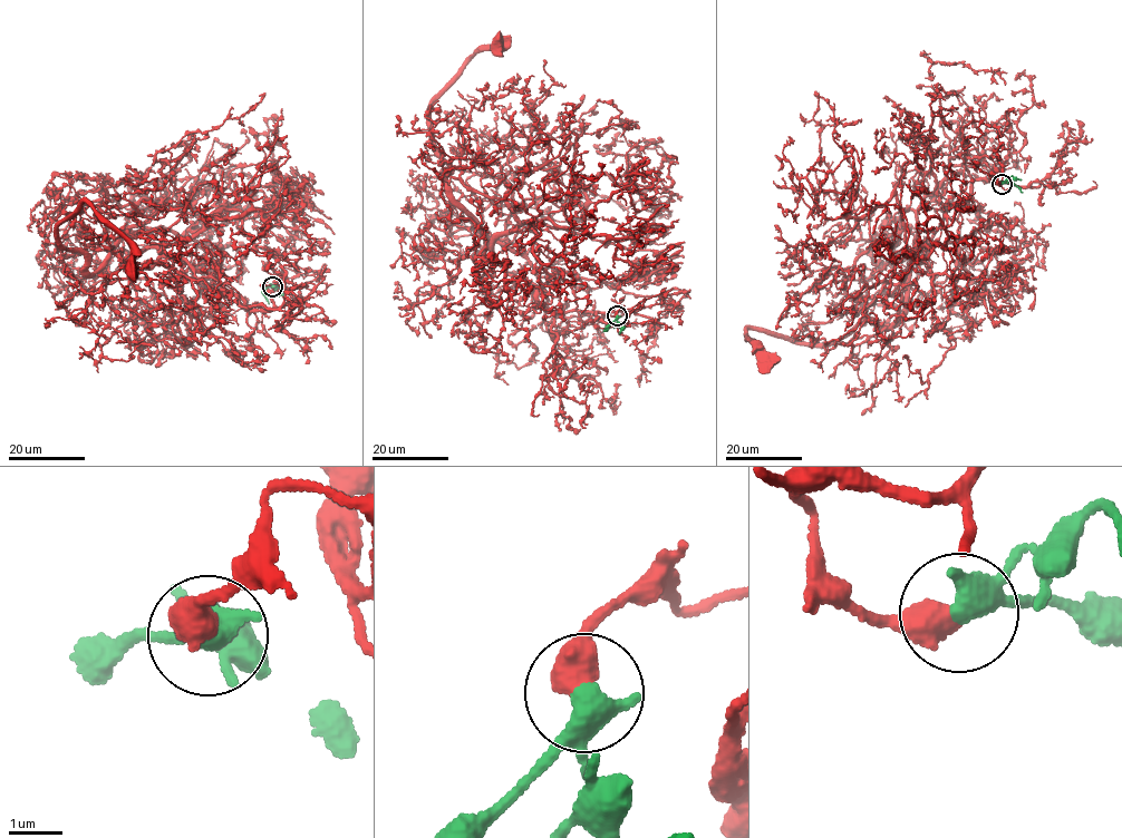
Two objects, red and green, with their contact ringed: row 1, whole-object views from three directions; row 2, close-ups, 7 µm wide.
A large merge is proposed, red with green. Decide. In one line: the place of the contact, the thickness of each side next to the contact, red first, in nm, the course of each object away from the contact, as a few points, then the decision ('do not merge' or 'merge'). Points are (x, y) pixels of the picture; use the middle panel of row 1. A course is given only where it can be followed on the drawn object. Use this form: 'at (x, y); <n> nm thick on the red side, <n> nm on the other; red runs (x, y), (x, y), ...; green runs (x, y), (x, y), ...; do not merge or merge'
at (617, 315); 600 nm thick on the red side, 420 nm on the other; red runs (616, 317), (628, 309), (628, 327), (545, 309), (447, 186), (432, 98), (467, 58), (495, 46); green runs (617, 317), (605, 330), (608, 329); merge

